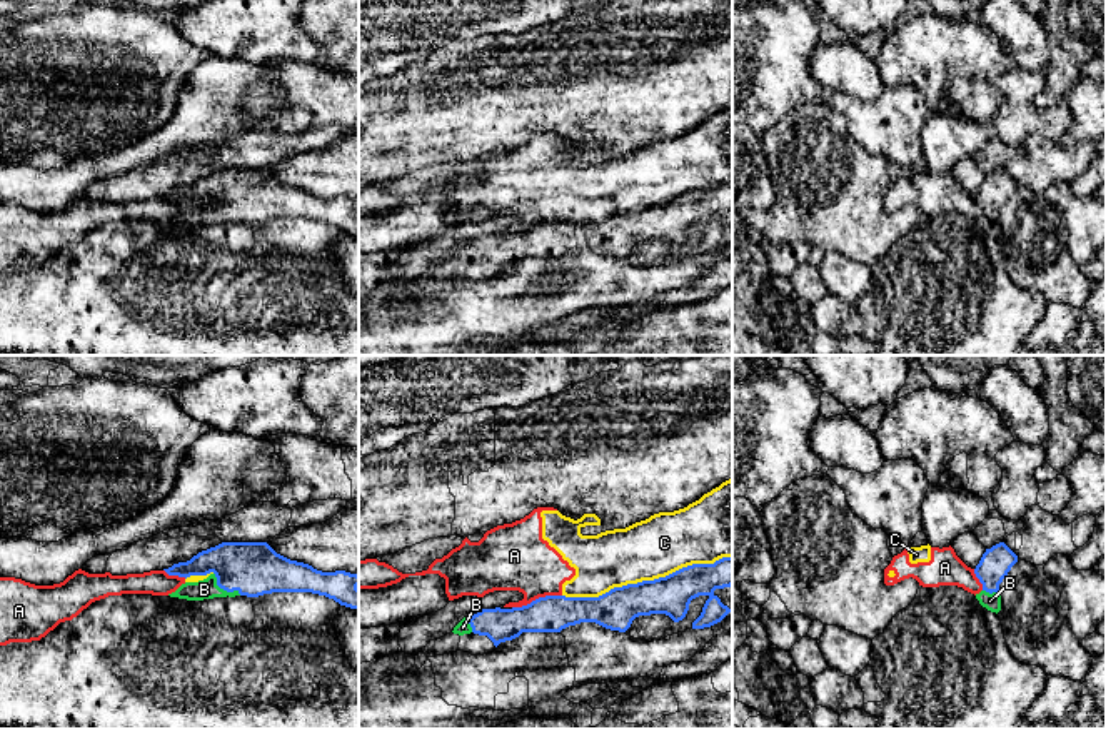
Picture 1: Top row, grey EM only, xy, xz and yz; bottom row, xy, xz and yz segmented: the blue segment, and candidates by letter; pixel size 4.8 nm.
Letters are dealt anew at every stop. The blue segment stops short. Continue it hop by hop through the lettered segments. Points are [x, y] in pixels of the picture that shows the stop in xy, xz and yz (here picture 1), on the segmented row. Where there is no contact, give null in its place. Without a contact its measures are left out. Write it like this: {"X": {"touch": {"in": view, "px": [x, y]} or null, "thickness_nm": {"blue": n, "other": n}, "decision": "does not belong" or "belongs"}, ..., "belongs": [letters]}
{"A": {"touch": {"in": "xz", "px": [536, 599]}, "thickness_nm": {"blue": 180, "other": 320}, "decision": "does not belong"}, "B": {"touch": {"in": "xy", "px": [224, 589]}, "thickness_nm": {"blue": 260, "other": 100}, "decision": "belongs"}, "C": {"touch": {"in": "xz", "px": [646, 581]}, "thickness_nm": {"blue": 190, "other": 280}, "decision": "does not belong"}, "belongs": ["B"]}

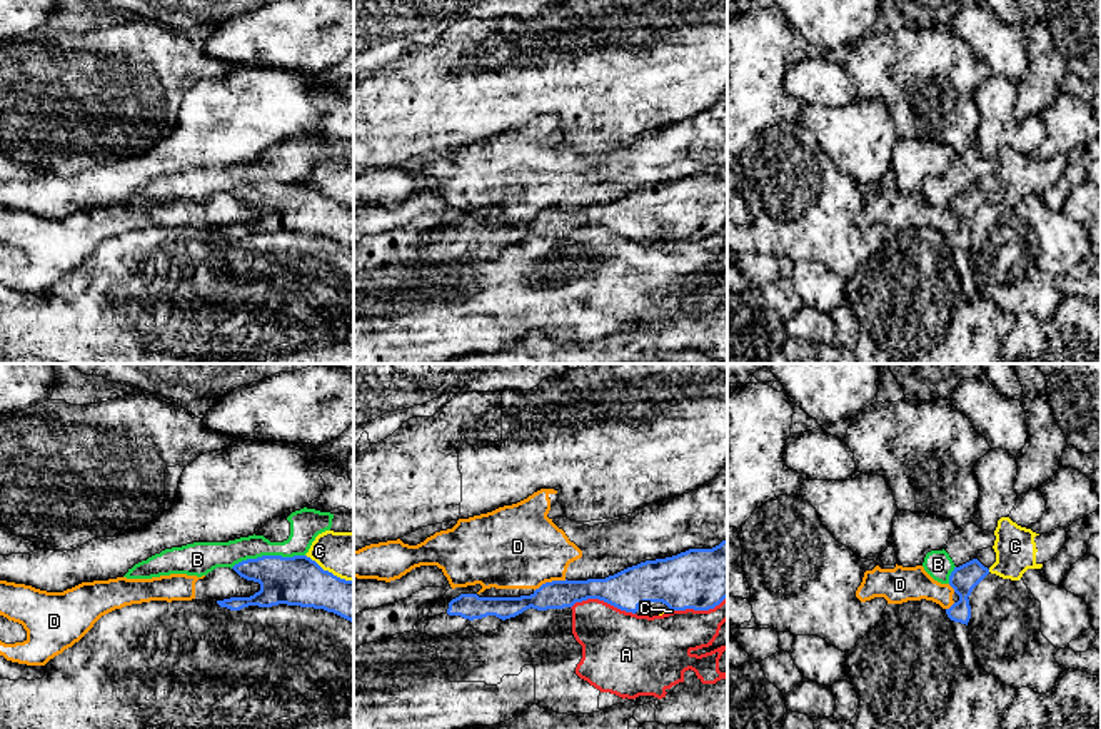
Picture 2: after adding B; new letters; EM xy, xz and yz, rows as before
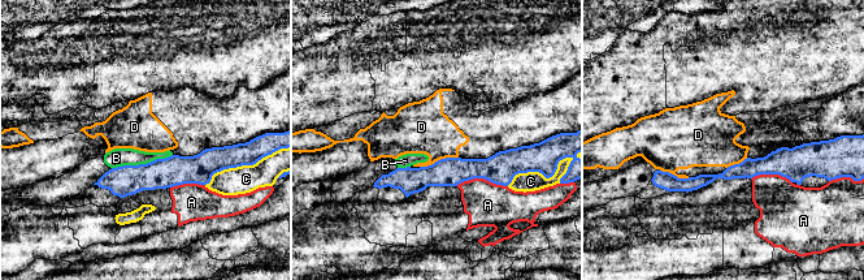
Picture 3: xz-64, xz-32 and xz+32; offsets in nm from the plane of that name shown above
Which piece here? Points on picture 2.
{"A": {"touch": {"in": "xz", "px": [603, 599]}, "thickness_nm": {"blue": 200, "other": 360}, "decision": "does not belong"}, "B": {"touch": {"in": "xy", "px": [267, 556]}, "thickness_nm": {"blue": 240, "other": 160}, "decision": "does not belong"}, "C": {"touch": {"in": "xy", "px": [327, 571]}, "thickness_nm": {"blue": 240, "other": 240}, "decision": "does not belong"}, "D": {"touch": {"in": "xz", "px": [549, 583]}, "thickness_nm": {"blue": 140, "other": 400}, "decision": "does not belong"}, "belongs": []}

